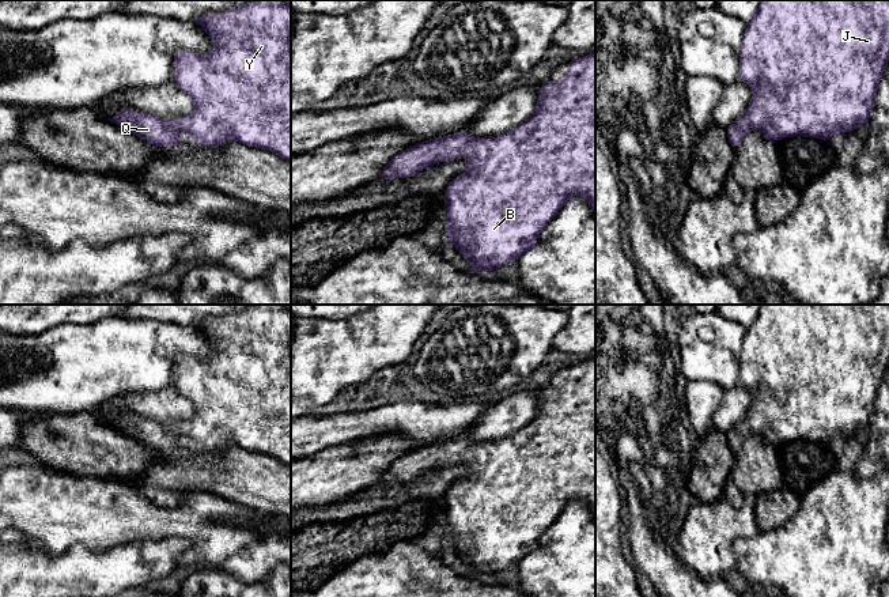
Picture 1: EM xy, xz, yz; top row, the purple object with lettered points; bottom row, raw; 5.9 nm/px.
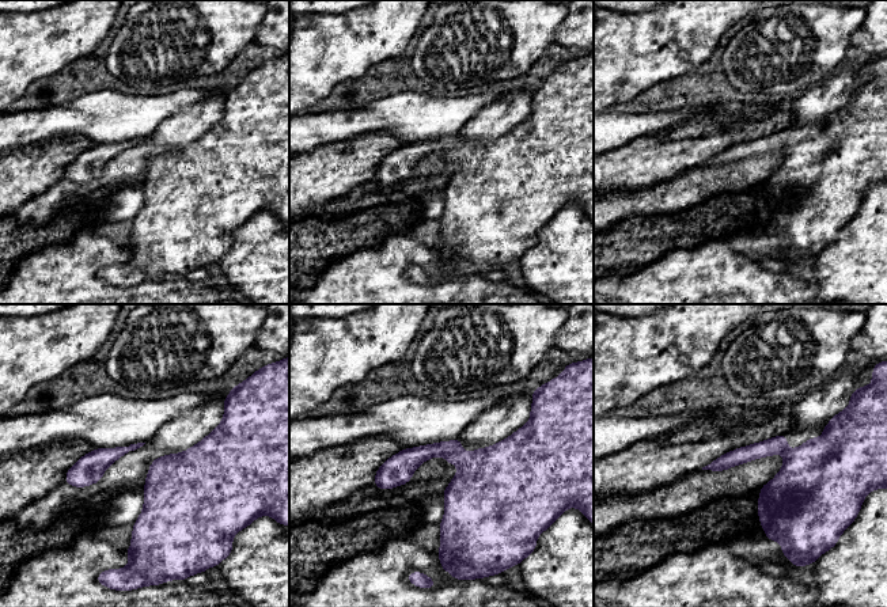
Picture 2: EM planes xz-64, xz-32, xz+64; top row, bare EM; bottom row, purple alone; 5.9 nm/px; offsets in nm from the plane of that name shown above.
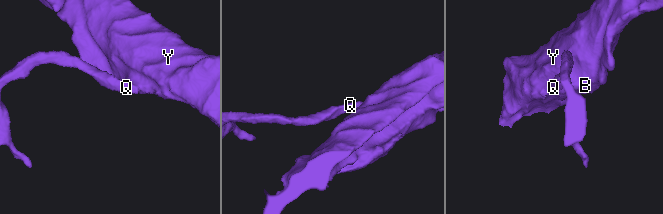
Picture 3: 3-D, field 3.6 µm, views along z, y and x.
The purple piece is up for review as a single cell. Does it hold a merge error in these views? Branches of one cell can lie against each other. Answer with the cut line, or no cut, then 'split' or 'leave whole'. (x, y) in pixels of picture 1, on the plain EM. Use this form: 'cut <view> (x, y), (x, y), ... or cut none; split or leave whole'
cut none; leave whole

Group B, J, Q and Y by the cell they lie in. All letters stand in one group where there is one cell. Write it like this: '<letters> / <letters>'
B J Q Y

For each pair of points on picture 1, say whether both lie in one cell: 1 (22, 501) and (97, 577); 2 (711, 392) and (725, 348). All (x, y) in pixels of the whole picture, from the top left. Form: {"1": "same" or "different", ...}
{"1": "different", "2": "different"}

